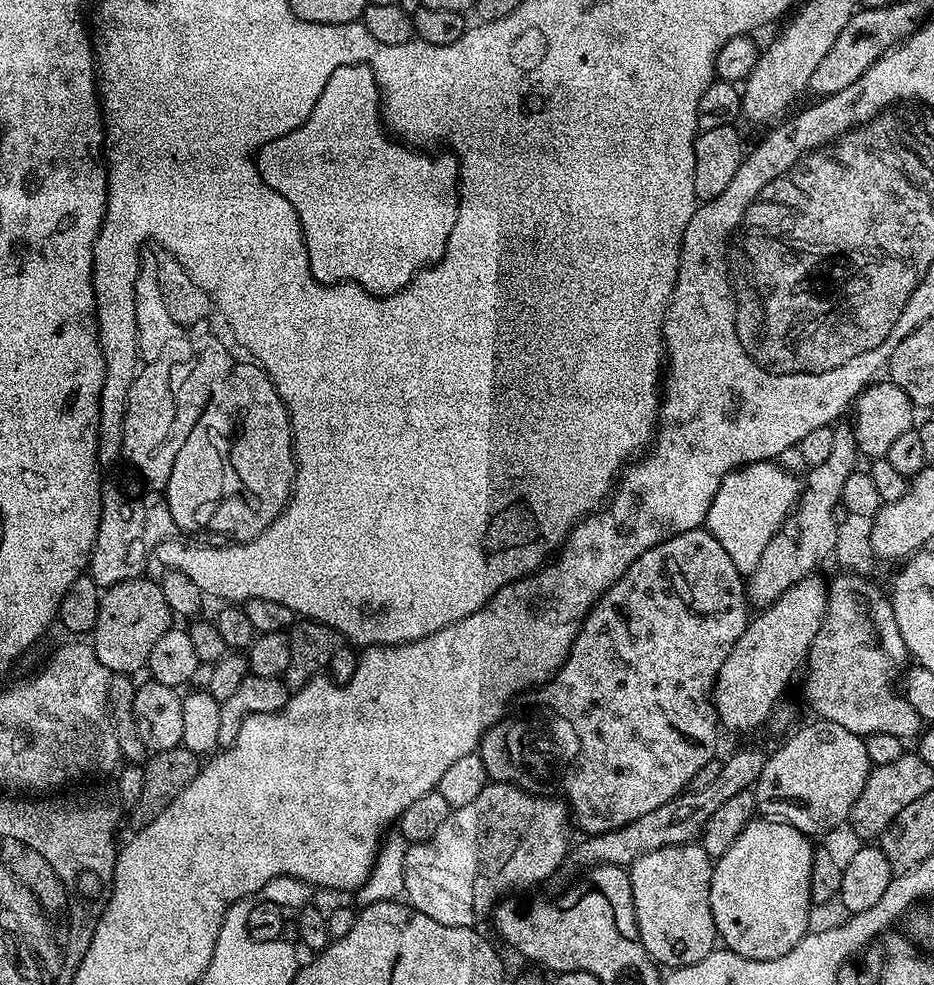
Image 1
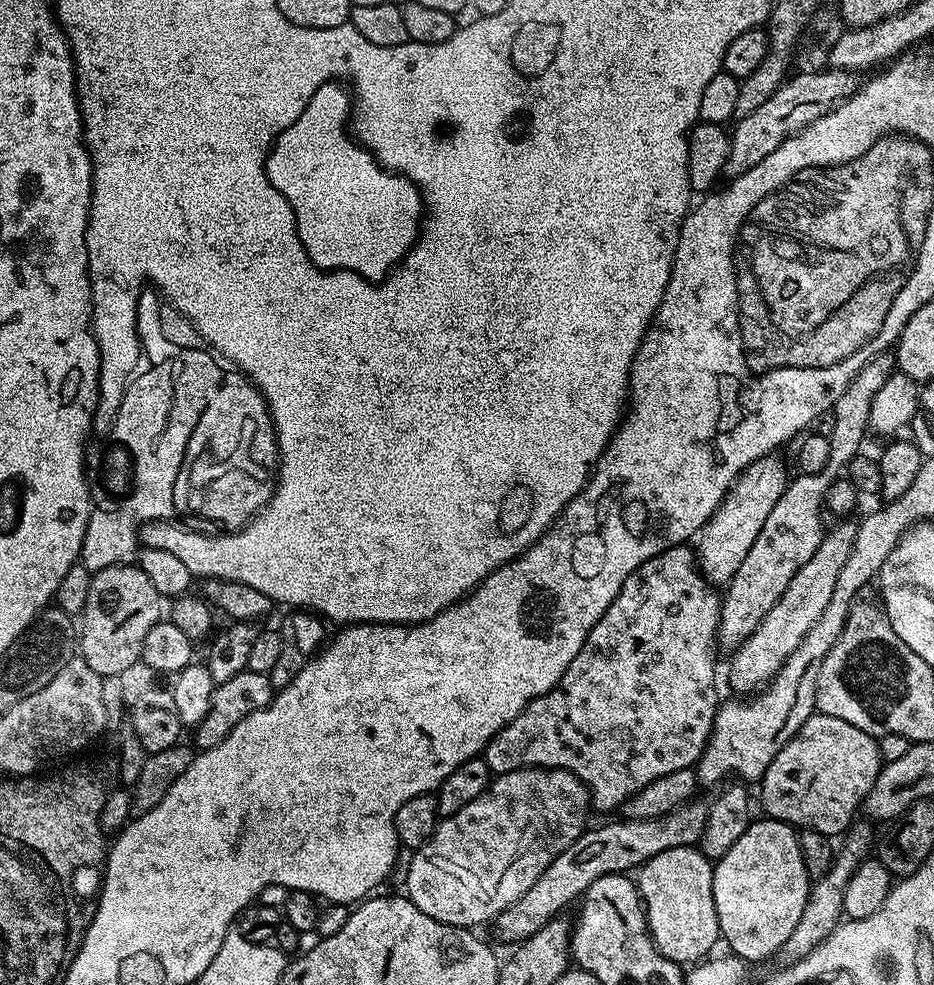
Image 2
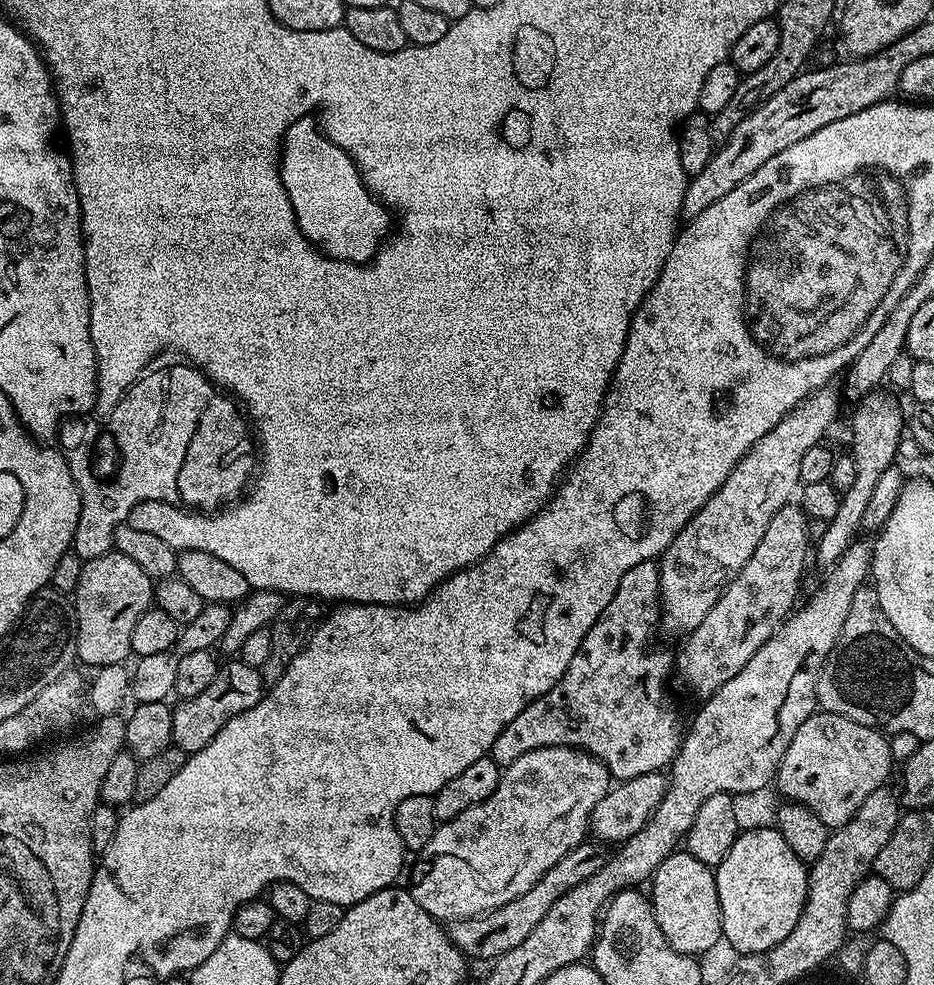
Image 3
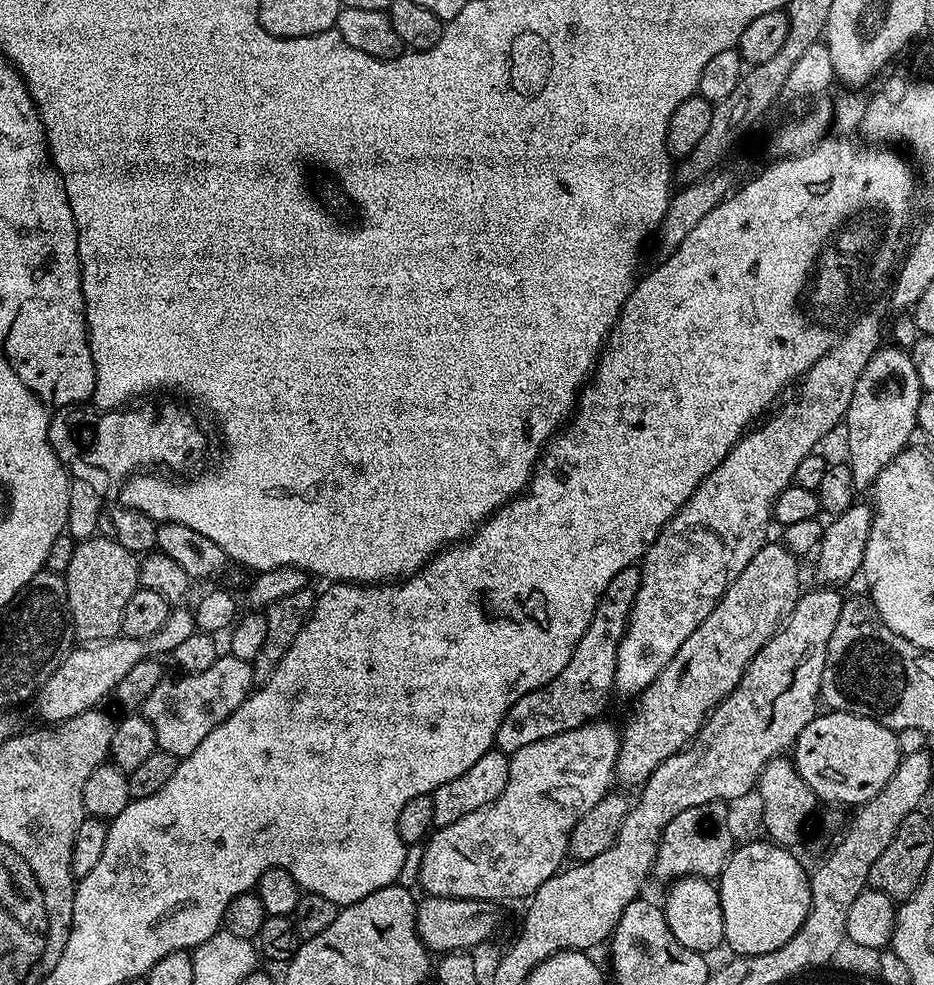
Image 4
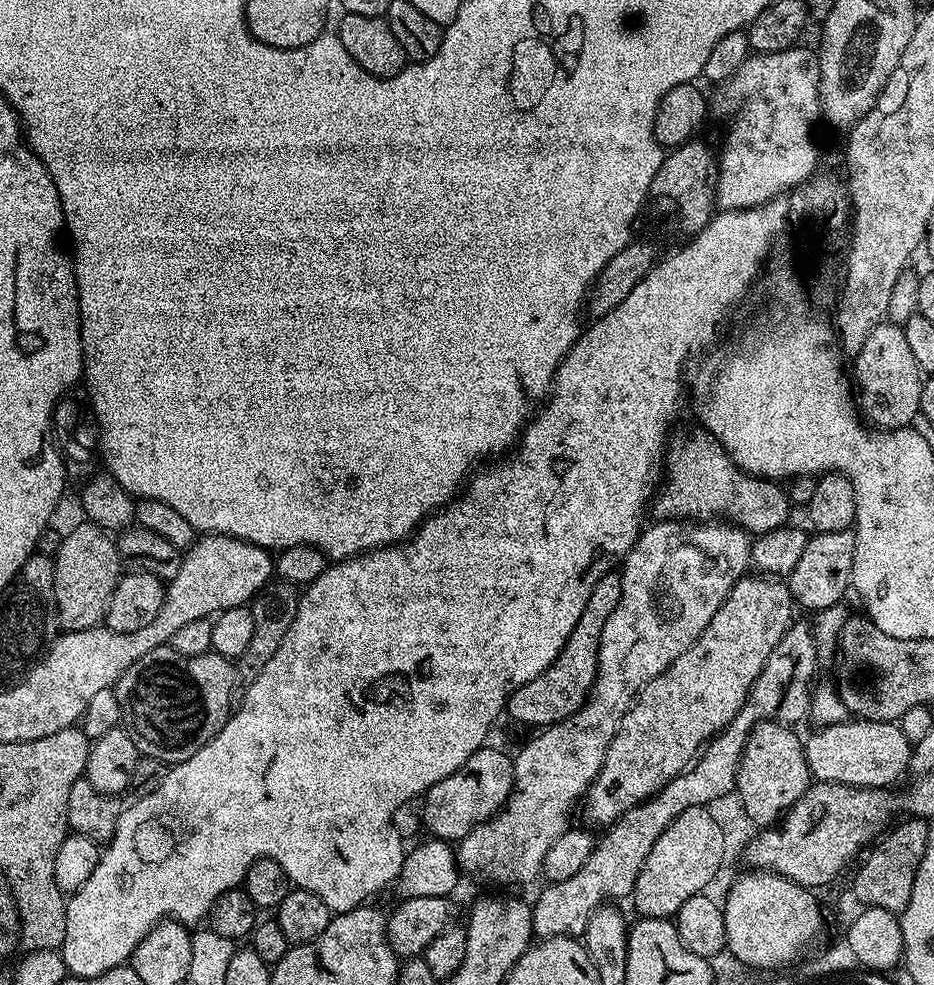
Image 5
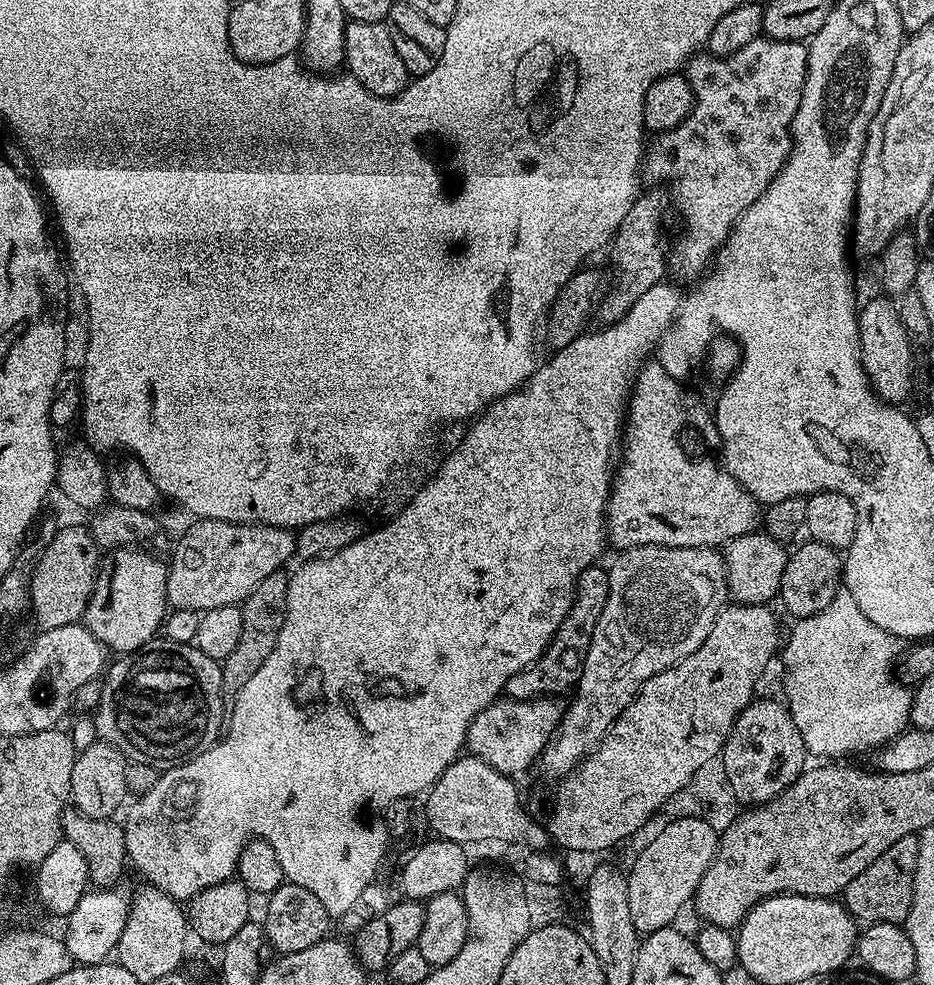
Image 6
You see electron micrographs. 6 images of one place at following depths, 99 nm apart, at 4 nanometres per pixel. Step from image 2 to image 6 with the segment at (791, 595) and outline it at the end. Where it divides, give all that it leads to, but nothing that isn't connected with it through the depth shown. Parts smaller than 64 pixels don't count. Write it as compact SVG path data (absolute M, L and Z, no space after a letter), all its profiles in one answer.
M876 296L873 300L863 301L859 309L860 317L860 354L864 357L864 369L868 381L881 400L903 405L904 399L912 392L912 347L914 341L902 326L899 307L891 299Z

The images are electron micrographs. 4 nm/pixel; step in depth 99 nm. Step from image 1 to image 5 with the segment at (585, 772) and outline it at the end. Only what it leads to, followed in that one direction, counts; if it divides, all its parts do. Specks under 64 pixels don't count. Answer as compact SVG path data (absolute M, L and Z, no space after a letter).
M613 570L604 575L594 586L590 594L590 602L586 602L586 610L582 610L582 618L578 618L578 626L570 630L570 638L566 638L566 646L554 658L554 662L538 678L526 682L526 686L518 686L506 705L506 716L516 724L525 724L531 730L543 730L551 724L570 718L588 703L588 695L596 681L598 670L598 650L602 642L602 630L606 627L606 618L614 614L614 606L618 606L618 598L622 598L622 582L620 572Z

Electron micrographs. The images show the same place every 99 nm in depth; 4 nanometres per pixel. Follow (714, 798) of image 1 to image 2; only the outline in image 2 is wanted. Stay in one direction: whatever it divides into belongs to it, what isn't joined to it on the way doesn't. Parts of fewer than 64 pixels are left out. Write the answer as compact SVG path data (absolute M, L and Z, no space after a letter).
M693 798L687 804L678 806L674 810L670 810L668 814L662 814L653 820L619 818L620 820L614 821L613 824L600 824L597 828L589 827L581 832L579 838L569 848L558 853L554 862L550 862L550 866L546 866L546 870L542 870L542 874L538 874L538 882L534 882L534 886L530 886L530 890L526 894L522 894L522 898L518 898L518 902L506 906L506 910L502 910L502 914L496 916L494 927L496 927L497 934L506 943L512 944L511 946L519 945L534 934L538 934L538 930L542 930L542 926L546 926L546 922L557 919L563 913L560 911L571 900L579 901L587 888L598 878L610 874L631 873L643 866L650 858L654 858L654 854L662 854L662 850L691 848L699 845L704 838L708 810L707 803L703 804L700 798Z

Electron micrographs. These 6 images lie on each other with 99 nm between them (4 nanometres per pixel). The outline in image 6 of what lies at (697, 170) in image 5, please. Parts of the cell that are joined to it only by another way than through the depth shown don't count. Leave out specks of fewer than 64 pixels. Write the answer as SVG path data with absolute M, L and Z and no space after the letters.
M660 186L650 190L652 191L646 190L637 195L630 210L626 210L626 218L622 218L622 226L618 226L610 241L612 264L616 267L616 281L613 284L611 281L610 287L601 295L600 302L596 305L594 320L597 325L613 324L621 320L630 310L630 306L634 306L634 302L638 302L638 298L646 294L646 290L650 290L650 286L665 279L670 240L664 237L660 227L668 220L670 196Z

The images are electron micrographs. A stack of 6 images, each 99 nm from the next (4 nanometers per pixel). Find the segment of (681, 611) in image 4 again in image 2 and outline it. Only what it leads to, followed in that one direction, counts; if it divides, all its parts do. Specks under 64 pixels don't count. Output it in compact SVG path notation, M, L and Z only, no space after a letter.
M773 454L758 458L737 476L732 488L724 495L724 501L714 510L711 518L705 522L694 540L694 548L698 553L698 567L713 585L724 586L734 578L738 566L750 554L750 546L754 546L754 538L758 538L758 530L762 530L762 522L774 510L778 498L786 490L790 479L790 471Z

